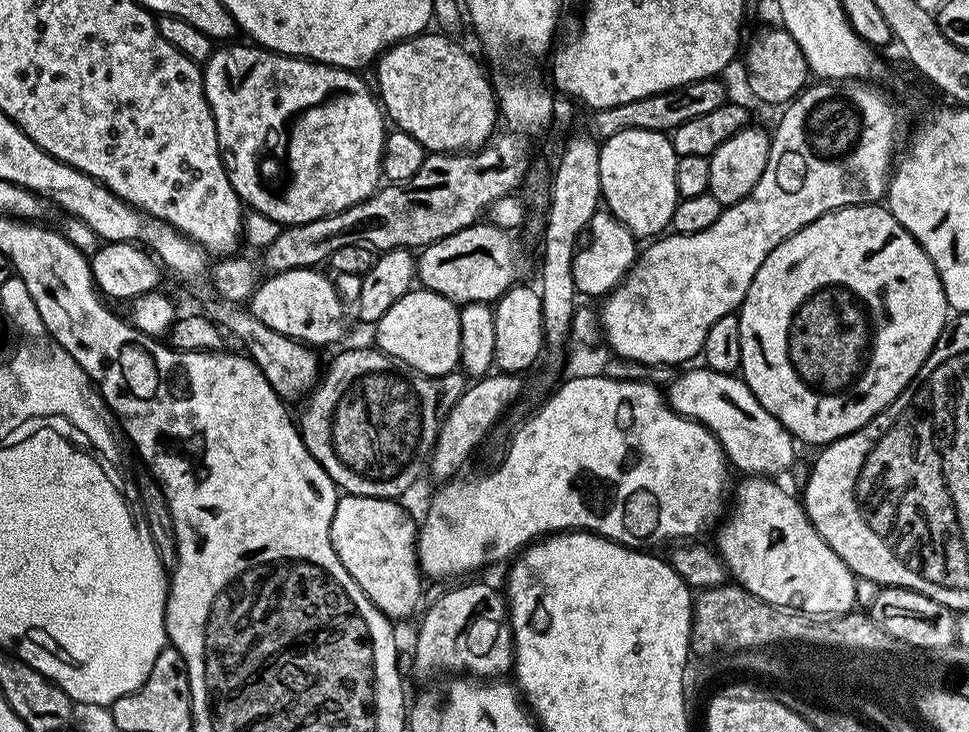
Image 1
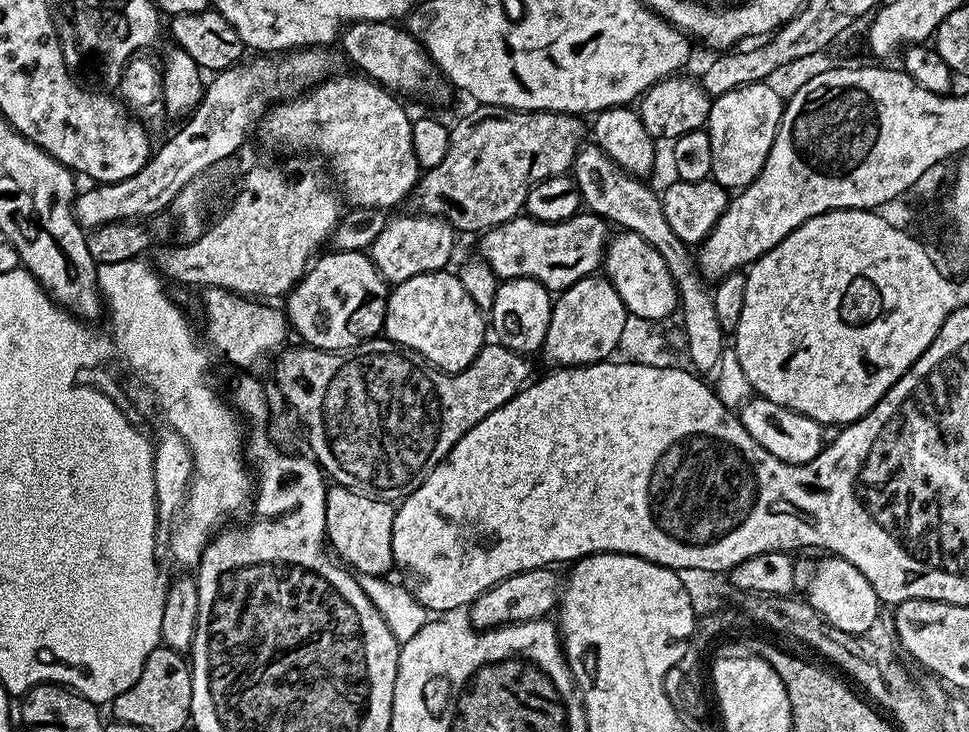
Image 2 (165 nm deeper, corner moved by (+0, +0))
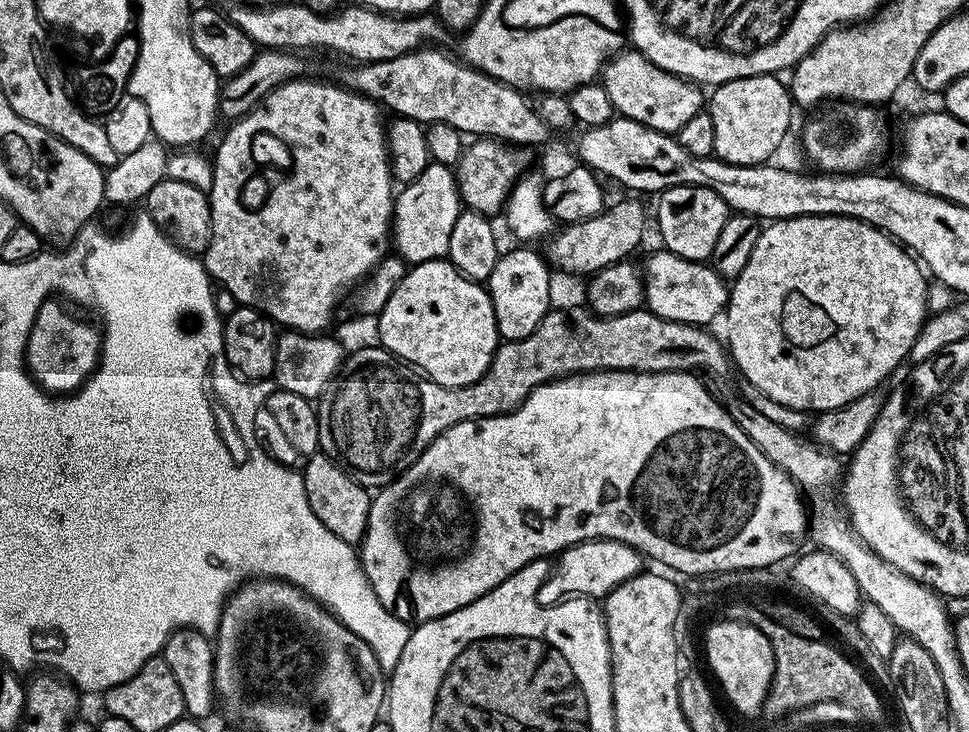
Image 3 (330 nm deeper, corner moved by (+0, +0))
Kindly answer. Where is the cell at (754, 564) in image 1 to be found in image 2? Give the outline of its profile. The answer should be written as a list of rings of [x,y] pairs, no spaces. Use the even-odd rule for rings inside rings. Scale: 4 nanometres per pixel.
[[[828,554],[825,557],[820,569],[814,572],[814,578],[807,581],[806,601],[833,627],[841,628],[850,635],[863,637],[870,633],[868,631],[875,626],[882,611],[880,600],[874,594],[874,586],[870,586],[870,582],[866,582],[862,573],[850,566],[850,562],[846,562],[841,556]]]

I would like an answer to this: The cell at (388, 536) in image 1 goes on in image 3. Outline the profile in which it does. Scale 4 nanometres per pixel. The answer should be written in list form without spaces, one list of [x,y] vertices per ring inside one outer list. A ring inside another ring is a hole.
[[[323,454],[311,456],[304,464],[302,475],[310,510],[318,514],[318,522],[322,522],[322,526],[326,526],[330,534],[338,534],[338,538],[342,538],[347,544],[359,545],[364,538],[372,505],[369,489],[363,488],[340,465],[332,463],[330,457]]]

